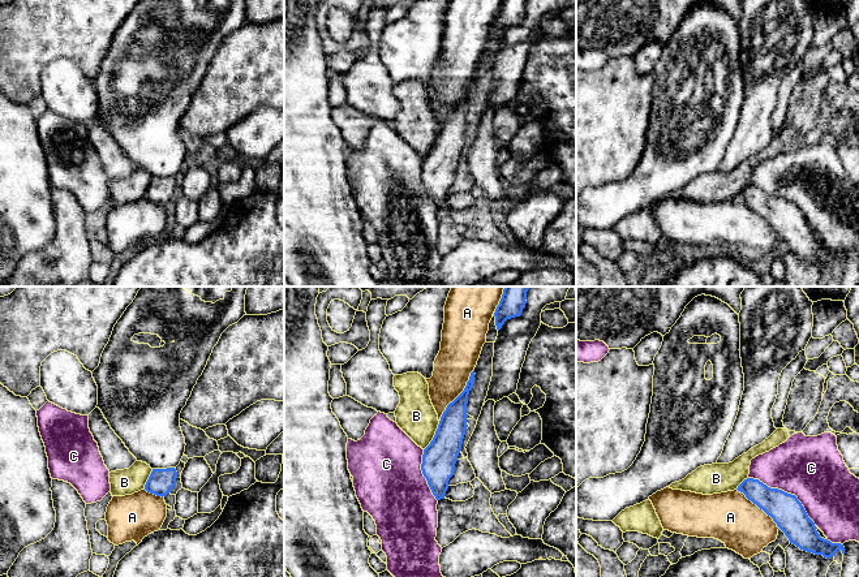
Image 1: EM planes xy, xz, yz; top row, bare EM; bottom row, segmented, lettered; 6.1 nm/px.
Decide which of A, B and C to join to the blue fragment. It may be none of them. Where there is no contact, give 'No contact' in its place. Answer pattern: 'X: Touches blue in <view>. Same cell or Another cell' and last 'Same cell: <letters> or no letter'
A: Touches blue in xz. Another cell
B: Touches blue in xz. Another cell
C: Touches blue in yz. Another cell
Same cell: no letter

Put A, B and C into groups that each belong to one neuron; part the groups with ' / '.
A / B / C

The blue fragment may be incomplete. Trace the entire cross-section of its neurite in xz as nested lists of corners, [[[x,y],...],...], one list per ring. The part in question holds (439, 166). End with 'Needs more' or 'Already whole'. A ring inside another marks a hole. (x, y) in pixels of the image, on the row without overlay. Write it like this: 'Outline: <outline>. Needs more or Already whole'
Outline: [[[473,78],[464,99],[447,113],[433,148],[424,158],[421,178],[437,208],[444,206],[448,189],[455,180],[467,138],[468,103],[473,95],[474,83]]]. Already whole

